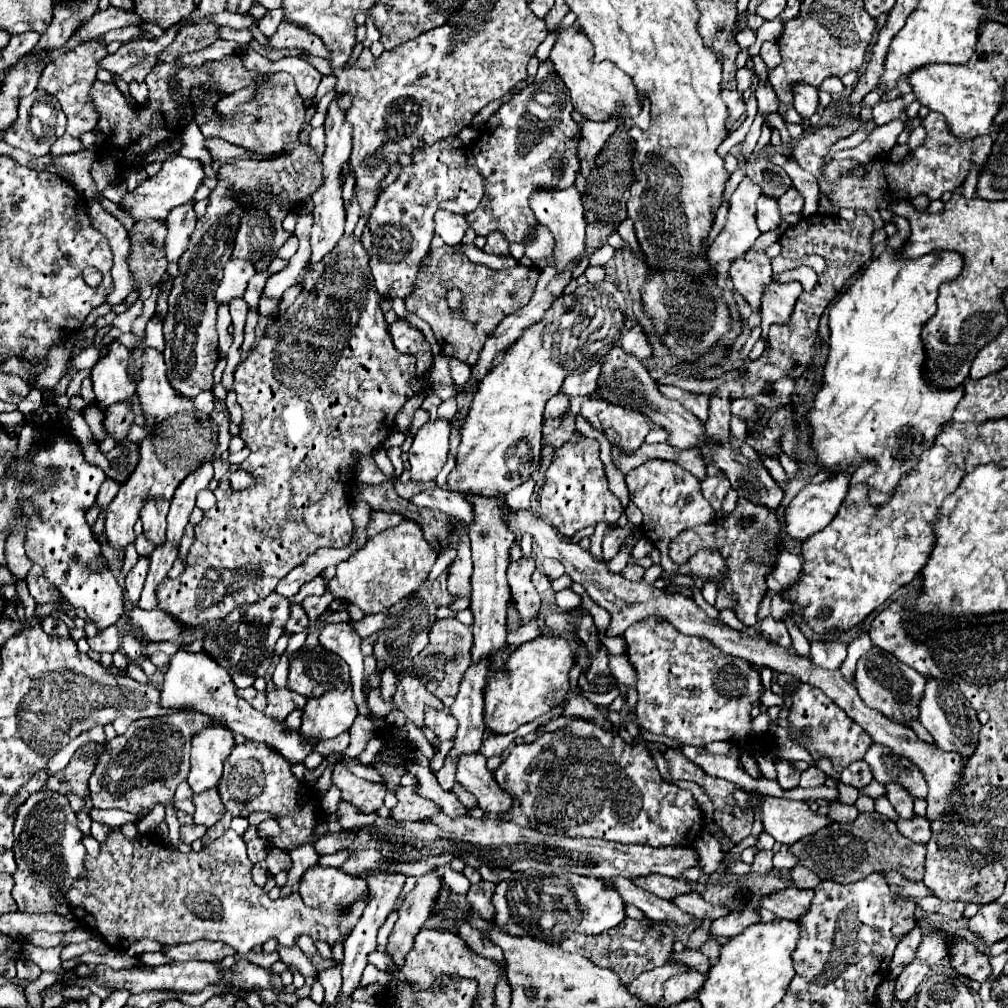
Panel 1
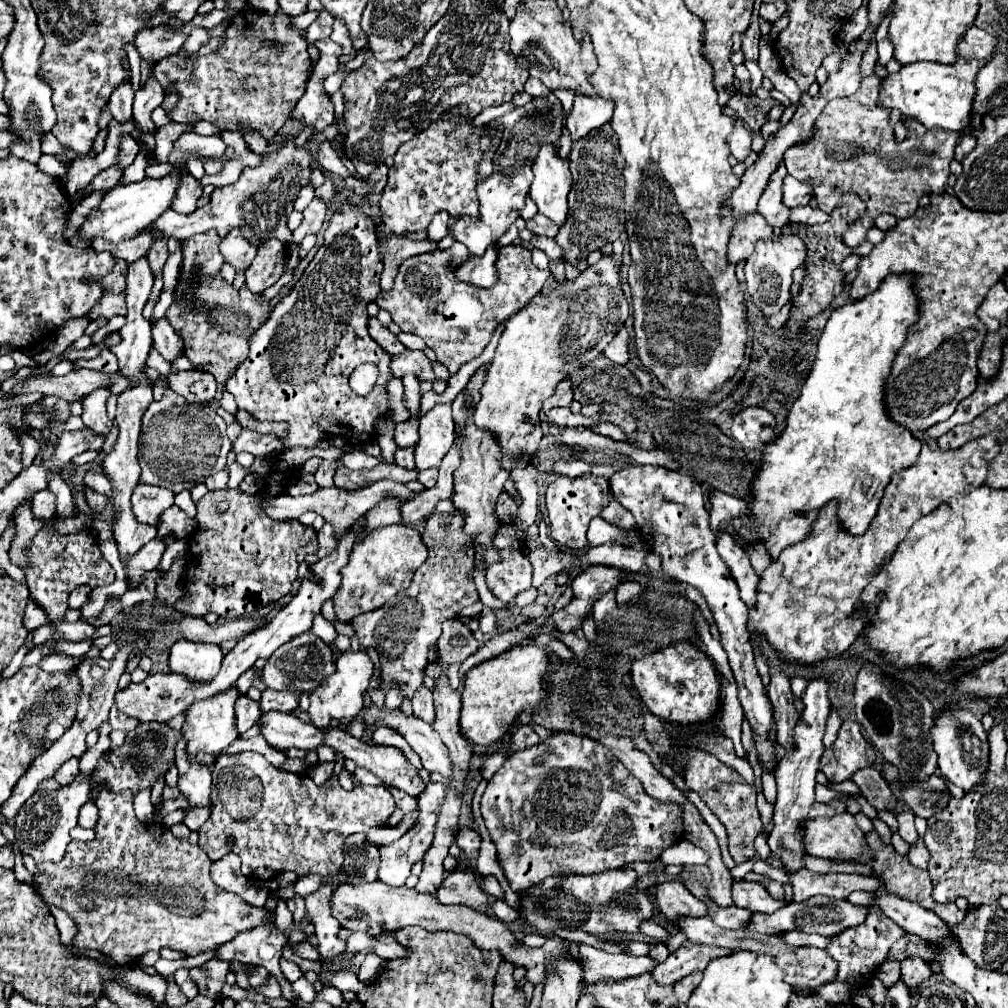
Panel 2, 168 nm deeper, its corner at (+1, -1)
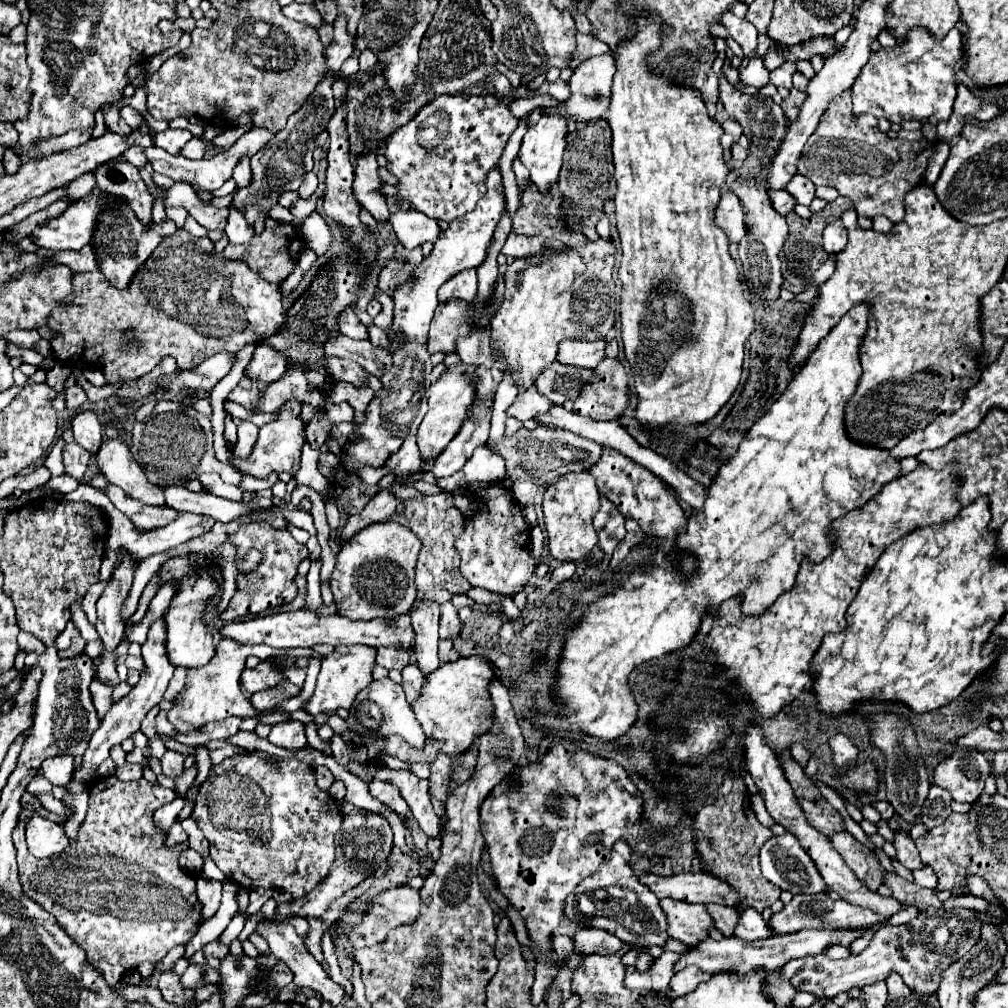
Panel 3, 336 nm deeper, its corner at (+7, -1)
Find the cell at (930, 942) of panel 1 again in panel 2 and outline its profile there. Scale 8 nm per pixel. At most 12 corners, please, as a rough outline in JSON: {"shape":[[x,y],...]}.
{"shape":[[905,958],[901,978],[911,988],[931,974],[923,958]]}

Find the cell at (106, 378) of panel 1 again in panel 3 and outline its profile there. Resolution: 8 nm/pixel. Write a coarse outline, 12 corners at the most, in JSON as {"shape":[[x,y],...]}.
{"shape":[[77,412],[73,438],[87,452],[97,454],[103,426],[95,412]]}

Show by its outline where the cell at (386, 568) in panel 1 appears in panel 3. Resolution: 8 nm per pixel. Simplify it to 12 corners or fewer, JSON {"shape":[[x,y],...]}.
{"shape":[[375,522],[337,554],[339,616],[407,614],[421,542]]}

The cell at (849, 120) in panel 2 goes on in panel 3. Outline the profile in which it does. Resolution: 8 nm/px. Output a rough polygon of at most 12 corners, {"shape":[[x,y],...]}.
{"shape":[[851,90],[829,102],[799,174],[897,224],[933,142],[891,140]]}

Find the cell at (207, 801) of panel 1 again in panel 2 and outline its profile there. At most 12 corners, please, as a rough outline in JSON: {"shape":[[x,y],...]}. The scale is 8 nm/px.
{"shape":[[189,758],[179,790],[191,808],[211,808],[211,770]]}

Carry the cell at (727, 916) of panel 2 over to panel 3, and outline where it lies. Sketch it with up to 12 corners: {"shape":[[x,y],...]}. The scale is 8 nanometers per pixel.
{"shape":[[747,908],[735,936],[743,940],[769,938],[769,924]]}

